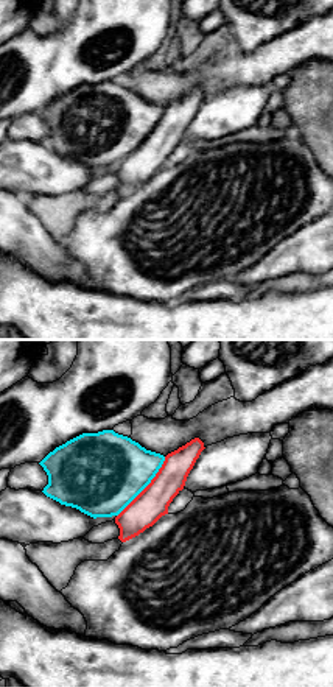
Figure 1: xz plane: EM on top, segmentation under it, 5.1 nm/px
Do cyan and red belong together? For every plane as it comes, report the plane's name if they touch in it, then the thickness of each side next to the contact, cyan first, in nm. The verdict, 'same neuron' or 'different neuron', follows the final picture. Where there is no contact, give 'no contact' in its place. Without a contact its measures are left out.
contact in xz; calibres 420 and 170 nm

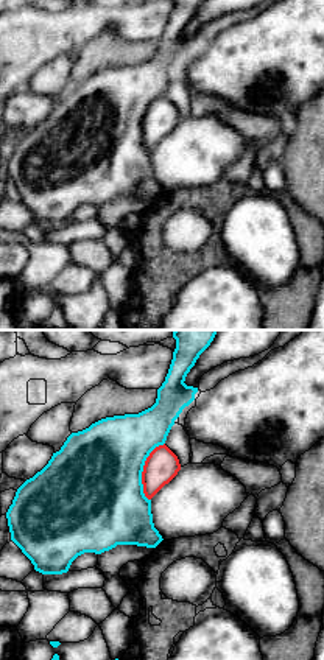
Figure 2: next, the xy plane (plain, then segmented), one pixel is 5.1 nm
contact in xy; calibres 480 and 170 nm

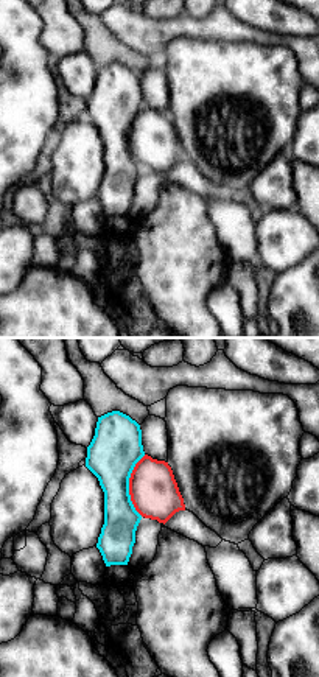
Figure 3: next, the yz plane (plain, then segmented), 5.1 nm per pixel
contact in yz; calibres 260 and 260 nm

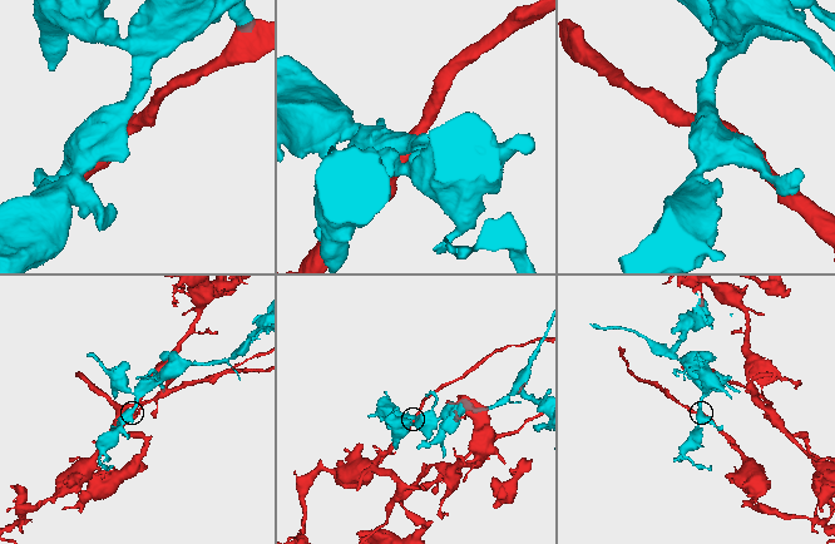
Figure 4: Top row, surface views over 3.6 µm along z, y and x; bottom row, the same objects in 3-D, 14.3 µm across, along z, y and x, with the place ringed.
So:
same neuron

